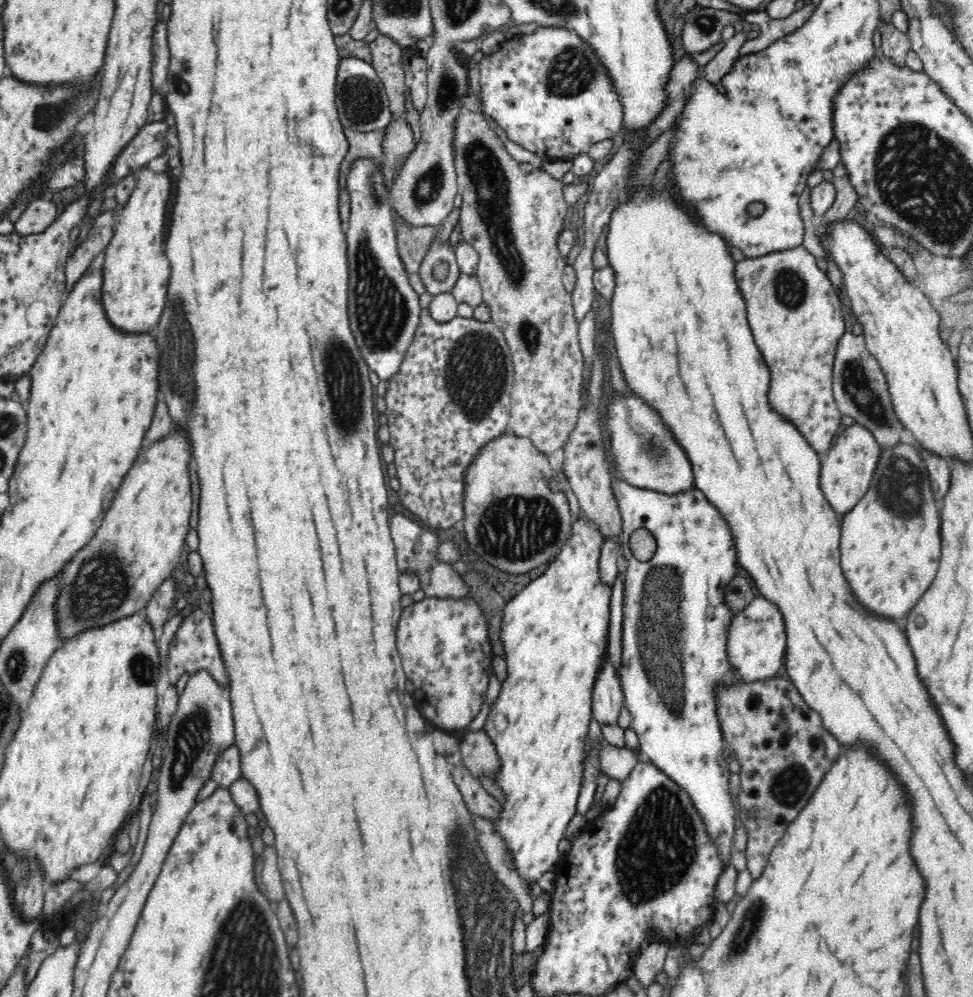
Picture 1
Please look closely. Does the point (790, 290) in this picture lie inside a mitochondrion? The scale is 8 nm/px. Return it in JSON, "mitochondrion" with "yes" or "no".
{"mitochondrion":"yes"}

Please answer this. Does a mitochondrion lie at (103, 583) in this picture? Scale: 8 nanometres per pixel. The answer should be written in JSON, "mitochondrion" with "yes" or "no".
{"mitochondrion":"yes"}

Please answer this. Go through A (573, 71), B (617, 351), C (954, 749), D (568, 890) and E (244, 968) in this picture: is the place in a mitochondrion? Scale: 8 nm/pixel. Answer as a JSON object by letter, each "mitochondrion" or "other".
{"A":"mitochondrion","B":"other","C":"other","D":"other","E":"mitochondrion"}

